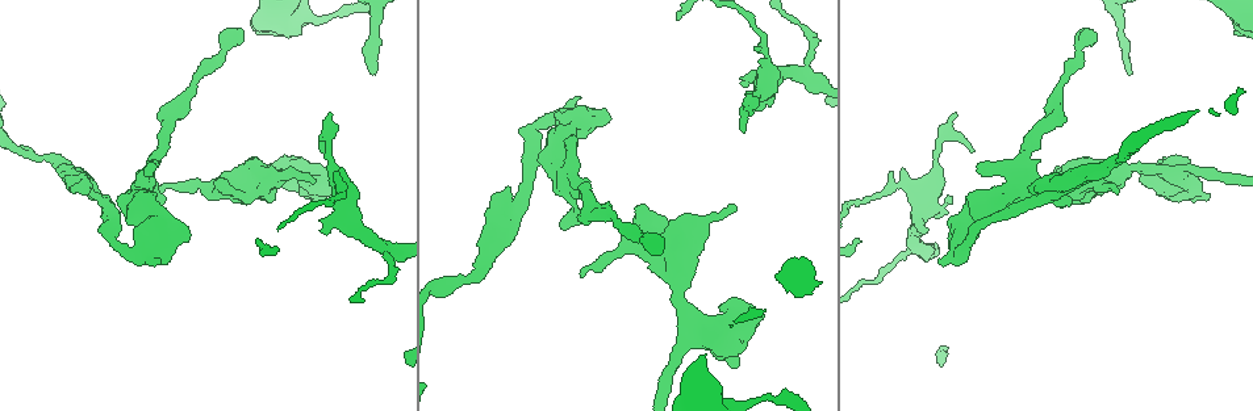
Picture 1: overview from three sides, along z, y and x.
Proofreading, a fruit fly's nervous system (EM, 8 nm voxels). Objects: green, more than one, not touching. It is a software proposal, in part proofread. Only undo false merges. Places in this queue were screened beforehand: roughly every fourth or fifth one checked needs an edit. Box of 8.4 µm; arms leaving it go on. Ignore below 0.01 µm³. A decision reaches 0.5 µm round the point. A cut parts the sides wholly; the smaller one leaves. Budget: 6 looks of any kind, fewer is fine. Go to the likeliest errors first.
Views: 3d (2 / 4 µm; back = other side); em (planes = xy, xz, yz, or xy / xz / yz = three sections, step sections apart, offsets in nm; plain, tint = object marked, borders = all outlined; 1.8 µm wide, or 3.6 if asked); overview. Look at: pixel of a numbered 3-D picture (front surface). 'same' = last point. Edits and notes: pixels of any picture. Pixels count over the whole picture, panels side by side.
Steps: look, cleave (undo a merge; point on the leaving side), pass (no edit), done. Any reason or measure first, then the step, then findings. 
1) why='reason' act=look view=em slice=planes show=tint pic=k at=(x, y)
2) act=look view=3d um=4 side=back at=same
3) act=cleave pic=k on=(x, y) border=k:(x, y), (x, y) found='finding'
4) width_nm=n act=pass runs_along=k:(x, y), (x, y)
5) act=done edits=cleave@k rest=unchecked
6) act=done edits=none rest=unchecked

why='sudden change in width' act=look view=3d um=4 side=back pic=1 at=(927, 192)

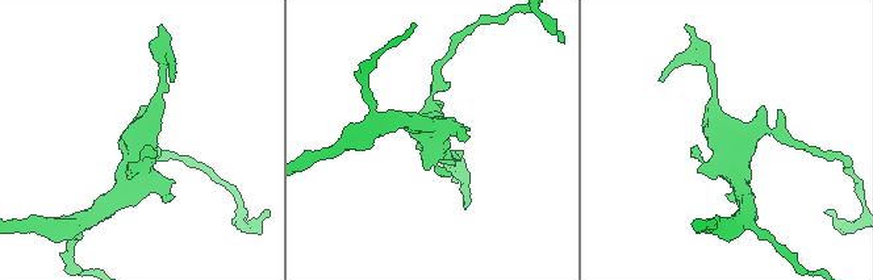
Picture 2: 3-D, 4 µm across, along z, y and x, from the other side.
why='shape alone is not enough' act=look view=em slice=planes show=borders pic=2 at=(434, 136)

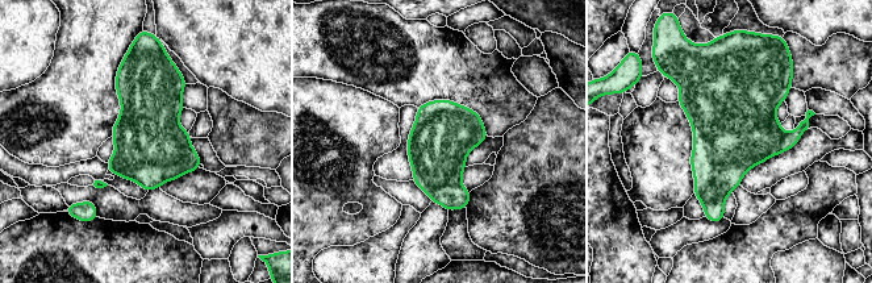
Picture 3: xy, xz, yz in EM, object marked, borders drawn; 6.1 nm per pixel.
act=pass found='all the same neuron'

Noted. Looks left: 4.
why='calibre changes' act=look view=em slice=planes show=tint pic=1 at=(565, 181)

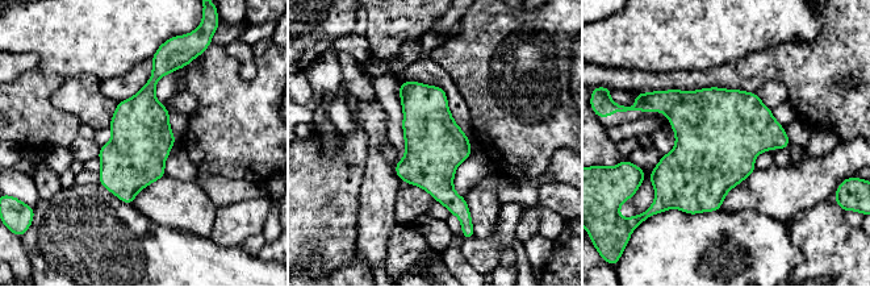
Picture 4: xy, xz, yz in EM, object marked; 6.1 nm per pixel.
act=pass found='all the same neuron'

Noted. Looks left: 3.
why='four arms meet' act=look view=em um=3.6 slice=planes show=tint pic=1 at=(235, 184)

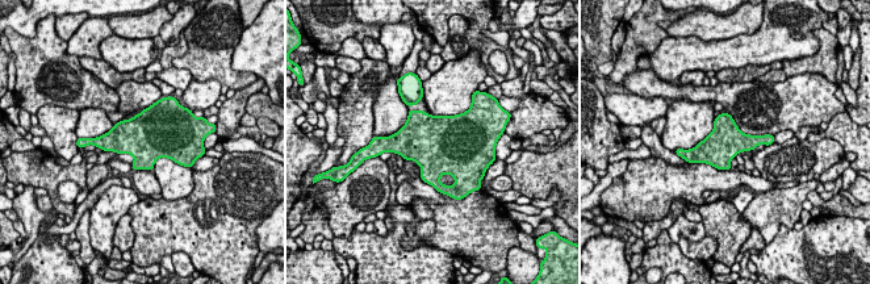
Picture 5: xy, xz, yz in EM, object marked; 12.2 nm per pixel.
act=pass found='one neuron here'

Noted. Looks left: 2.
act=done edits=none rest=unchecked

